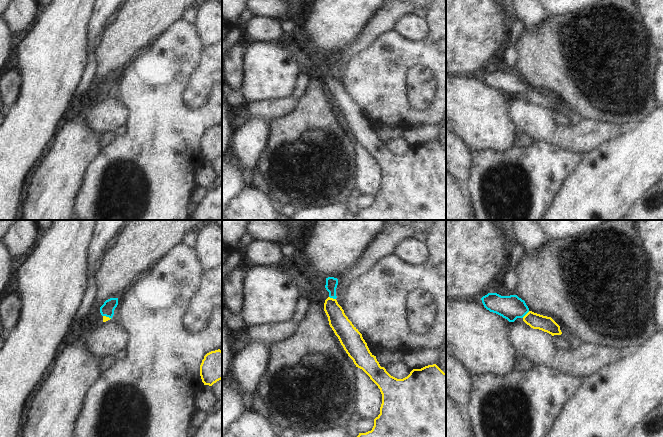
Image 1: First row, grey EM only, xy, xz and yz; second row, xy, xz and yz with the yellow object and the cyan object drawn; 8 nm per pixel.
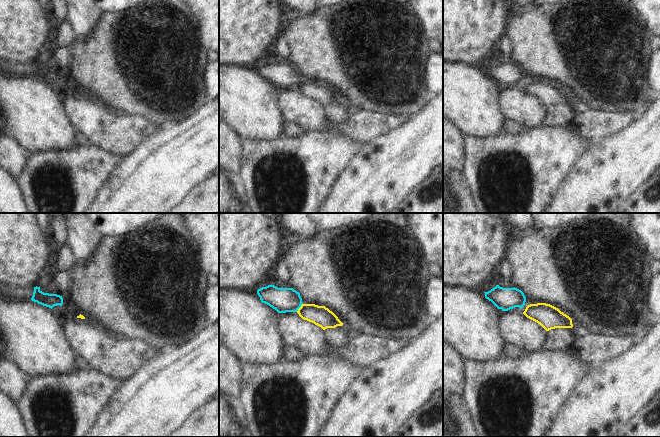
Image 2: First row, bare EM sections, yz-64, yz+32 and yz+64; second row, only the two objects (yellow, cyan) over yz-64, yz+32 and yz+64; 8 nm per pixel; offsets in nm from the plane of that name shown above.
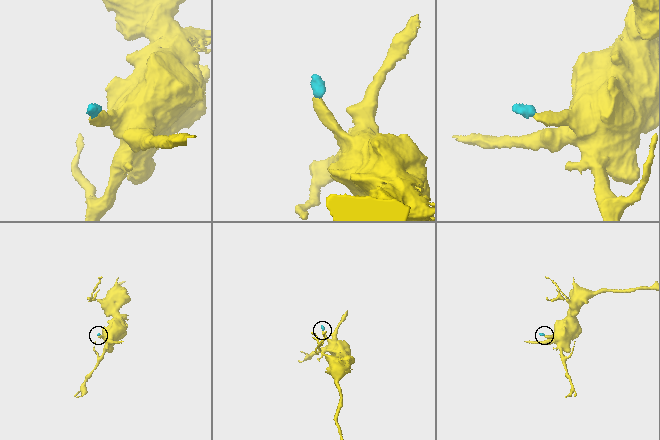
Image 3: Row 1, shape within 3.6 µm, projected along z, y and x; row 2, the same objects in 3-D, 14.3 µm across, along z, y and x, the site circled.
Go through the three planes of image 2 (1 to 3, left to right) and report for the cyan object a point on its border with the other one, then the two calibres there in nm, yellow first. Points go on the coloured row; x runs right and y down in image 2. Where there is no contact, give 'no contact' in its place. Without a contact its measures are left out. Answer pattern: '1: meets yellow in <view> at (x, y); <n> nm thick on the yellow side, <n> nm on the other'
1: no contact
2: meets yellow in yz+32 at (300, 307); 160 nm thick on the yellow side, 200 nm on the other
3: no contact

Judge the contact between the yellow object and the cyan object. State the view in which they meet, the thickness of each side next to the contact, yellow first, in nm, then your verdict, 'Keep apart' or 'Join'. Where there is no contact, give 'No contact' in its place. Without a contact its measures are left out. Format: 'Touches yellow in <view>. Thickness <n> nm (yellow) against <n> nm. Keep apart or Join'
Touches yellow in xz. Thickness 160 nm (yellow) against 100 nm. Join

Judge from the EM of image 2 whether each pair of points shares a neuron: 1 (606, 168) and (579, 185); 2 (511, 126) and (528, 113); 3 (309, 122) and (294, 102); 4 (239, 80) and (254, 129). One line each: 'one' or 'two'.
1: one
2: two
3: one
4: one

